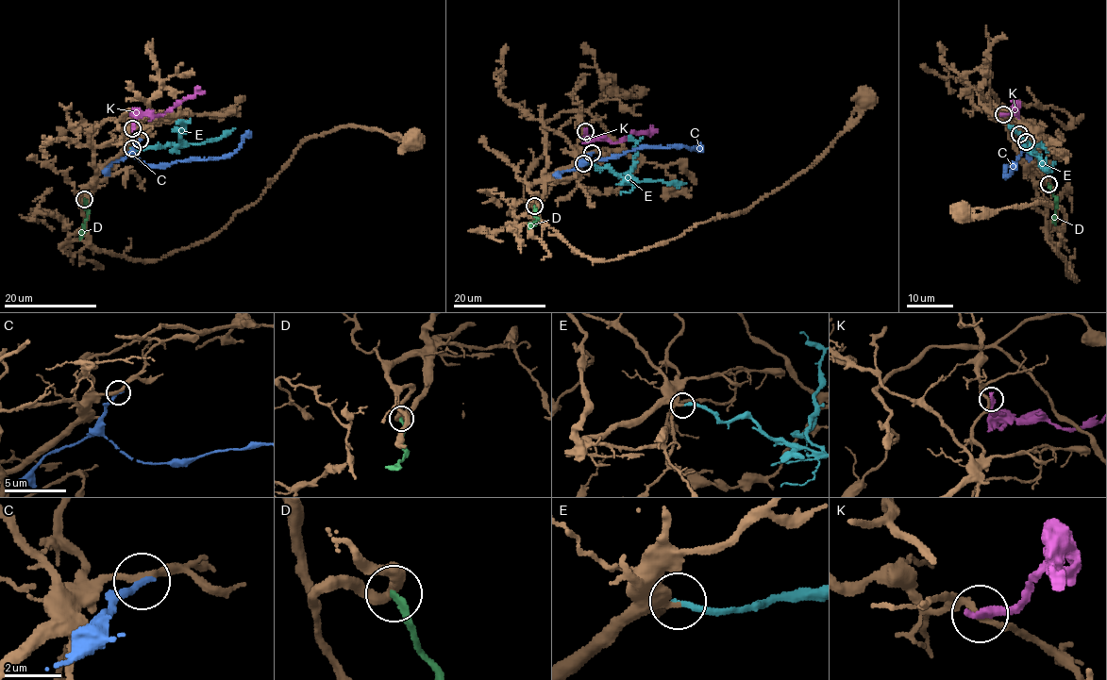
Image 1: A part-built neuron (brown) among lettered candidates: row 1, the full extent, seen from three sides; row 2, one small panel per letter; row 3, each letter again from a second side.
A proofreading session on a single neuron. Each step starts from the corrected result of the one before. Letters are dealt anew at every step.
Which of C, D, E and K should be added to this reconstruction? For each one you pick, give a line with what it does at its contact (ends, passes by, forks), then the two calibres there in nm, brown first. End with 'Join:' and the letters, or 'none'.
E: it ends | 260/220 nm
Join: E

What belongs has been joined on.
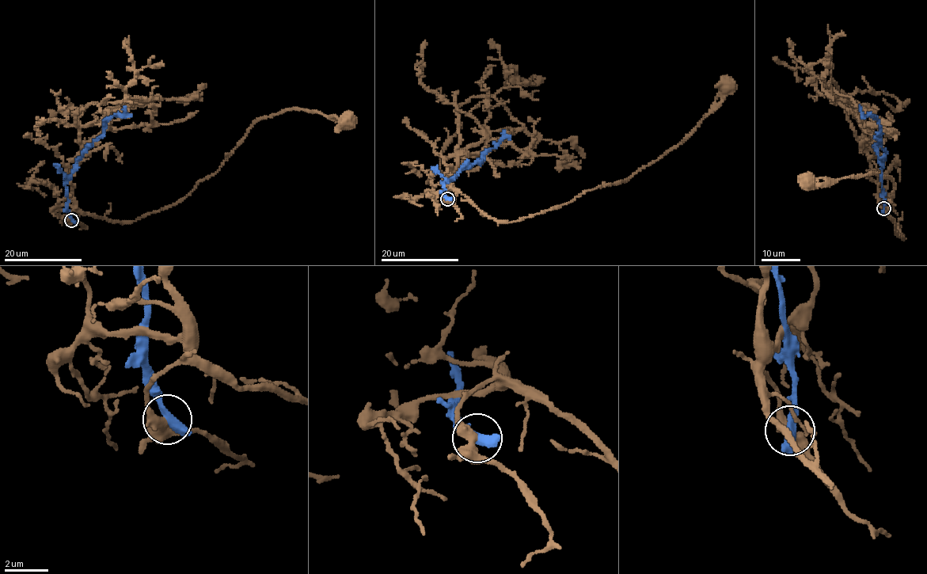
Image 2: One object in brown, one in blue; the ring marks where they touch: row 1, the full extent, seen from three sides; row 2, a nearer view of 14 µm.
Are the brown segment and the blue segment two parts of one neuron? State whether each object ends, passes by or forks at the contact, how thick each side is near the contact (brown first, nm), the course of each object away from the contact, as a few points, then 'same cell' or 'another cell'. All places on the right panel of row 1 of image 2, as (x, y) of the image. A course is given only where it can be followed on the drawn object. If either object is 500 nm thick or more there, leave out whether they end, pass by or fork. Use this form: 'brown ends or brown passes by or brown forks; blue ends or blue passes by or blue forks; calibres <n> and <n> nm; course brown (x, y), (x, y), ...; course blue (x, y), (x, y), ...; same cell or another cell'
brown passes by; blue passes by; calibres 440 and 360 nm; course brown (883, 208), (903, 238), (889, 217), (893, 180), (875, 173), (808, 188), (807, 184); course blue (883, 208), (881, 172), (885, 150), (881, 147), (879, 119), (864, 114), (859, 105); another cell

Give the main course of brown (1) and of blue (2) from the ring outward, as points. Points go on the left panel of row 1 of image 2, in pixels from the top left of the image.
1: (72, 219), (68, 214), (78, 210), (131, 222), (180, 201), (220, 168), (264, 117), (297, 108), (349, 123)
2: (72, 219), (68, 210), (65, 180), (82, 152), (103, 134), (104, 120), (124, 114), (125, 107)

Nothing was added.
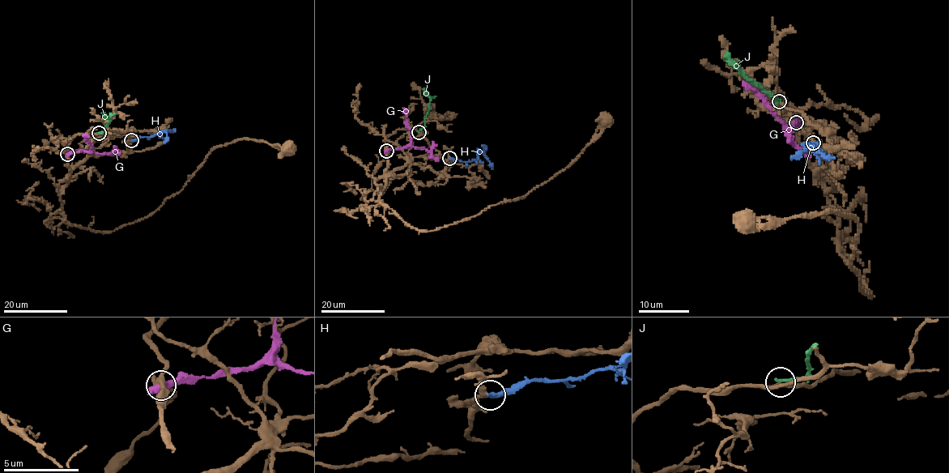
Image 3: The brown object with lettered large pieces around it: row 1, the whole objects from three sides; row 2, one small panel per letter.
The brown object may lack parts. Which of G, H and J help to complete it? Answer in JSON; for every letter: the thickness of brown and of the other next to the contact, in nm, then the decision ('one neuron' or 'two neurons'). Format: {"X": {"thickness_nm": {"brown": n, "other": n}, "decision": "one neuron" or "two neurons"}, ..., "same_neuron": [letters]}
{"G": {"thickness_nm": {"brown": 280, "other": 700}, "decision": "two neurons"}, "H": {"thickness_nm": {"brown": 360, "other": 360}, "decision": "two neurons"}, "J": {"thickness_nm": {"brown": 240, "other": 240}, "decision": "two neurons"}, "same_neuron": []}

